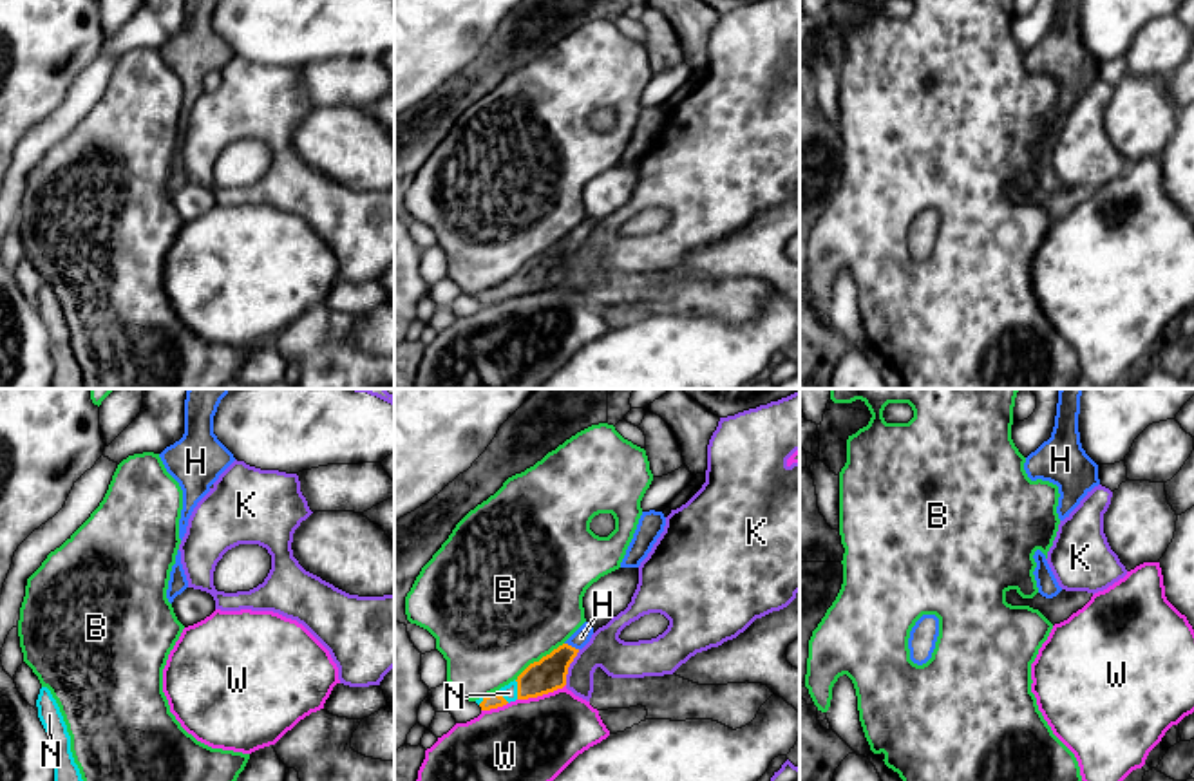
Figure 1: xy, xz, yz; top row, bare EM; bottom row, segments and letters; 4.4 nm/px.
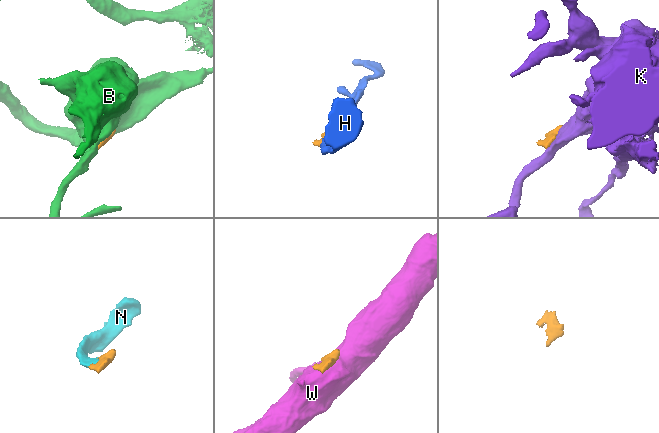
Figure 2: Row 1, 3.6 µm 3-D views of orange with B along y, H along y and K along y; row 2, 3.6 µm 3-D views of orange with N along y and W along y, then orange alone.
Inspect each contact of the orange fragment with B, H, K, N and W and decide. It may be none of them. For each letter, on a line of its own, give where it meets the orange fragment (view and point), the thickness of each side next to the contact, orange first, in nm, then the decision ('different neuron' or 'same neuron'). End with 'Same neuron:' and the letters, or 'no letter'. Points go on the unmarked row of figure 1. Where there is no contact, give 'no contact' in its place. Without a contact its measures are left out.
B: contact xz (540, 255); calibres 150 and 480 nm; different neuron
H: contact xz (570, 241); calibres 150 and 80 nm; same neuron
K: contact xz (568, 261); calibres 150 and 170 nm; different neuron
N: contact xz (518, 284); calibres 150 and 70 nm; same neuron
W: contact xz (541, 290); calibres 150 and 400 nm; different neuron
Same neuron: H, N

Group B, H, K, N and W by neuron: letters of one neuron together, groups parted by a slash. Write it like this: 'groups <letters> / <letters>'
groups B / H N / K / W

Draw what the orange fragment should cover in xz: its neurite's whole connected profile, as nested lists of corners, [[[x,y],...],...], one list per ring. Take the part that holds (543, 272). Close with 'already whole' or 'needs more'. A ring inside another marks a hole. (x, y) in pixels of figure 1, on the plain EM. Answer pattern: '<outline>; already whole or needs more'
[[[584,217],[563,240],[530,259],[514,277],[476,295],[481,306],[503,302],[516,295],[537,293],[566,280],[568,262],[590,237],[593,222]]]; needs more

